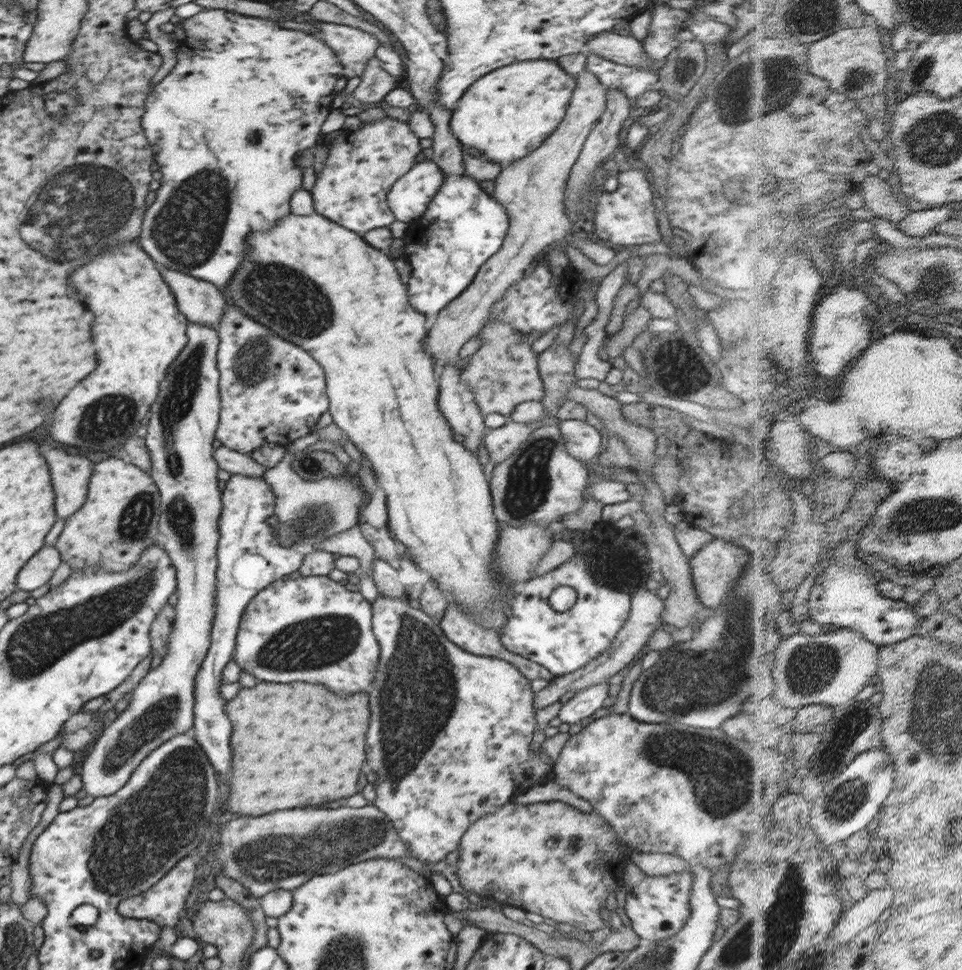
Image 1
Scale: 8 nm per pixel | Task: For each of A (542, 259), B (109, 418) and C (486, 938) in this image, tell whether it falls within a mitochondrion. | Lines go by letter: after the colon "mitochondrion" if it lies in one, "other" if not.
A: other
B: mitochondrion
C: other

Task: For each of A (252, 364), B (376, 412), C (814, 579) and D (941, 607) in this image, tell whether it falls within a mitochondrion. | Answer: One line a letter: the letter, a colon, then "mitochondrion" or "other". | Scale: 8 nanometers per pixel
A: mitochondrion
B: other
C: other
D: other

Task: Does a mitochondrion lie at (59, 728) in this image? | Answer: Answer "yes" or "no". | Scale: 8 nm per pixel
no

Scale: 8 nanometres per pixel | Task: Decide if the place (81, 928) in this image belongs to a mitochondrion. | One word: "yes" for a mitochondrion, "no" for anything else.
no

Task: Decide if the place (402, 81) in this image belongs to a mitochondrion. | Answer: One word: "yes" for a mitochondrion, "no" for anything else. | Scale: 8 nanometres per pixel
no

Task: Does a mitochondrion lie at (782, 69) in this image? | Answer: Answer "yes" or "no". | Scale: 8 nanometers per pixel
yes

